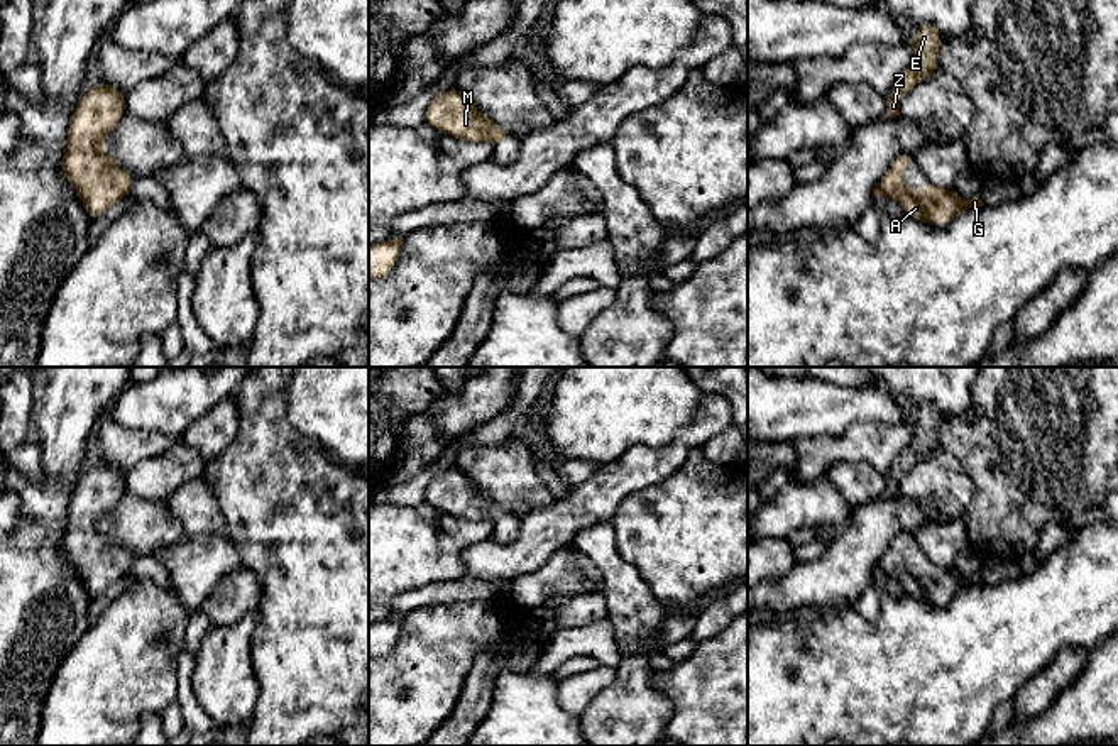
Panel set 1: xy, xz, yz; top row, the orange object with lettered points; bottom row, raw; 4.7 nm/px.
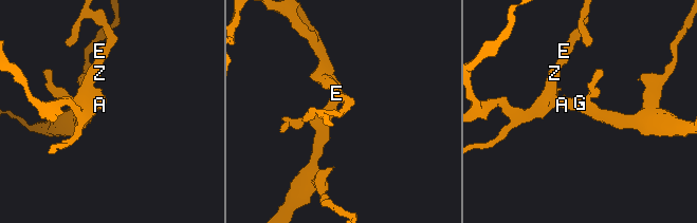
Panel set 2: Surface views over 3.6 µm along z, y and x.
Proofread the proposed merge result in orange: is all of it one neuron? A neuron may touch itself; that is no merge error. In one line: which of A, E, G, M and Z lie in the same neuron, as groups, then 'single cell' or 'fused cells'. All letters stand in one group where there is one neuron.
groups A E G M Z; single cell

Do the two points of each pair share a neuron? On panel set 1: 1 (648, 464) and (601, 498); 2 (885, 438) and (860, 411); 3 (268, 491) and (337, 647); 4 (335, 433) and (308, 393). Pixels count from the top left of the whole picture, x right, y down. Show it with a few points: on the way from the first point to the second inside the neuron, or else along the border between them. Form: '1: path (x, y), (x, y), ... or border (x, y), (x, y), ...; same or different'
1: path (636, 469), (613, 486); same
2: border (909, 422), (860, 422), (843, 433), (831, 437); different
3: path (284, 530), (334, 581), (334, 608); same
4: path (335, 423), (318, 403); same

